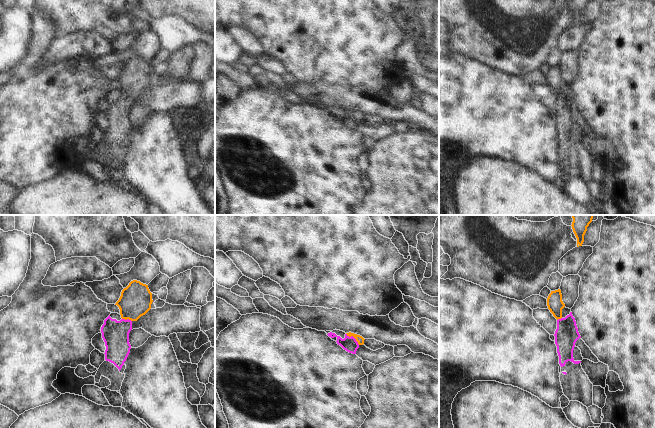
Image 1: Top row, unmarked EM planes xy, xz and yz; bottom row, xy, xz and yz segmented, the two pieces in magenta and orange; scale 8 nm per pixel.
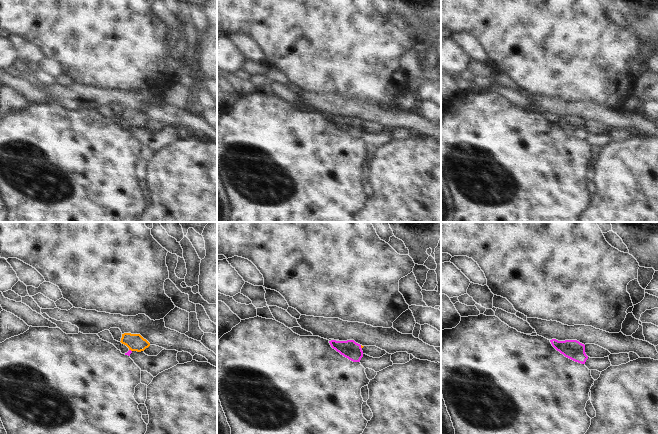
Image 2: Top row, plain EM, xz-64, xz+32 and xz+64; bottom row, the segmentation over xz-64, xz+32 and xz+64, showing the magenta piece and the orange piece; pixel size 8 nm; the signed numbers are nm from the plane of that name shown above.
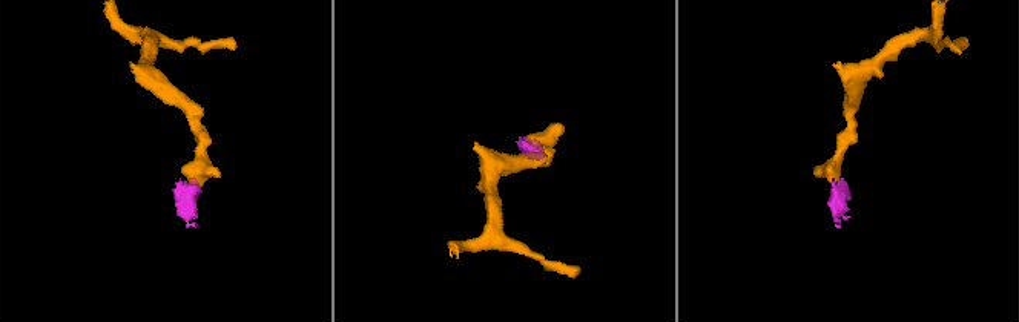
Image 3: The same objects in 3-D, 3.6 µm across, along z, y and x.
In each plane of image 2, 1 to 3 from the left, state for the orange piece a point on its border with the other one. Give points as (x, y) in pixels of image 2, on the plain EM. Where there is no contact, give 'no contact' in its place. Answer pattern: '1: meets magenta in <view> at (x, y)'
1: meets magenta in xz-64 at (130, 126)
2: meets magenta in xz+32 at (360, 123)
3: no contact

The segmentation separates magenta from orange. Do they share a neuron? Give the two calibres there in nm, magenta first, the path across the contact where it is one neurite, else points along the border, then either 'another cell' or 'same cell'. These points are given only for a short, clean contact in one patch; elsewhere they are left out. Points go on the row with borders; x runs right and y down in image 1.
120/60 nm | across xz (349, 344), (353, 337), (359, 339) | same cell

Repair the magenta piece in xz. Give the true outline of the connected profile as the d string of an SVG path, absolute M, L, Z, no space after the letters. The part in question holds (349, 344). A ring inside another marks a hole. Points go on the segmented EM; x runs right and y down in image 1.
M328 333L329 337L337 338L337 344L340 345L344 350L346 350L349 353L356 354L357 349L360 345L364 344L364 338L360 335L354 334L354 333L346 333L345 338L342 339L340 336L337 336L335 333Z

